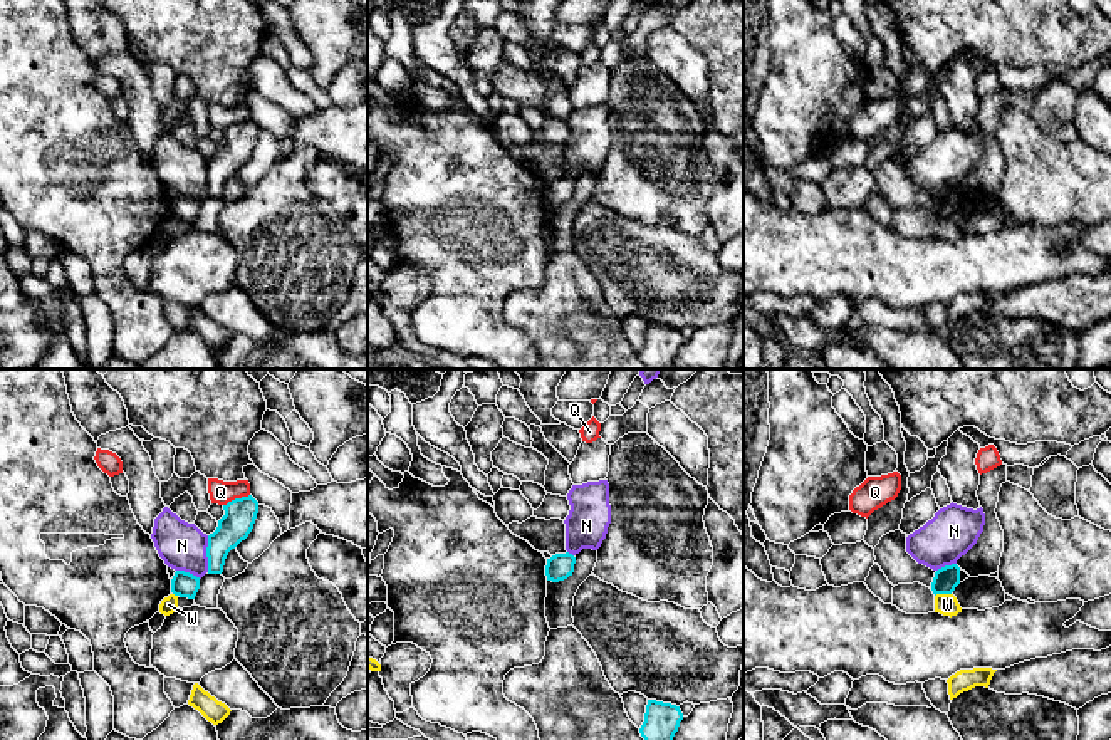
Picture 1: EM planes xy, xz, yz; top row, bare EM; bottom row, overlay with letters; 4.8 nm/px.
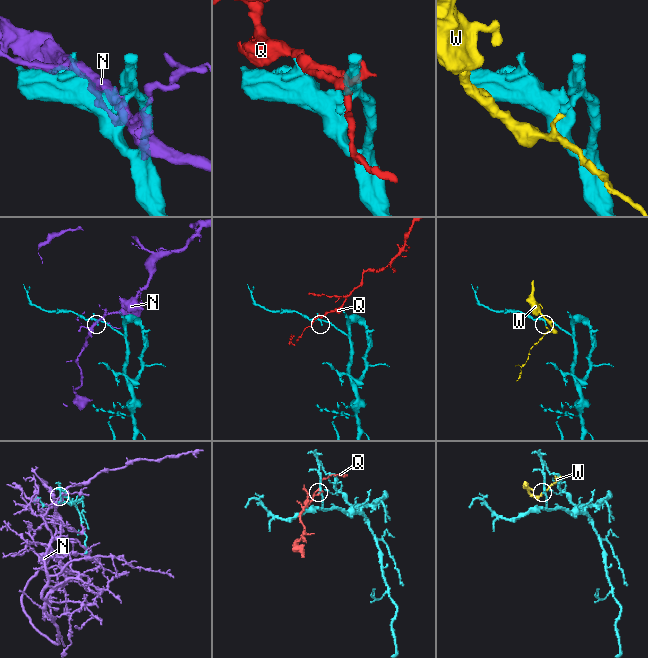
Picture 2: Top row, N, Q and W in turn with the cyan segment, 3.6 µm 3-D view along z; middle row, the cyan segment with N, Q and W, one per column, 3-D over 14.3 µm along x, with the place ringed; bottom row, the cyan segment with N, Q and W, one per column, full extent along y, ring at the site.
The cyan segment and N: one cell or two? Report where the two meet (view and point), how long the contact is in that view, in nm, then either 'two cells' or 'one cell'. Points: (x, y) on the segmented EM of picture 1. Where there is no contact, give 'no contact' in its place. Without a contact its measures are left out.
xy (207, 554) | 180 nm | two cells

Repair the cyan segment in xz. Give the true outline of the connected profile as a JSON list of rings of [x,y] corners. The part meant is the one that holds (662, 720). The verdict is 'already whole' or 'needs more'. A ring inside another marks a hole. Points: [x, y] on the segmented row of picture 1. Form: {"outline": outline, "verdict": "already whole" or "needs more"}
{"outline": [[[648,700],[639,733],[644,740],[673,740],[681,720],[680,706]]], "verdict": "already whole"}

